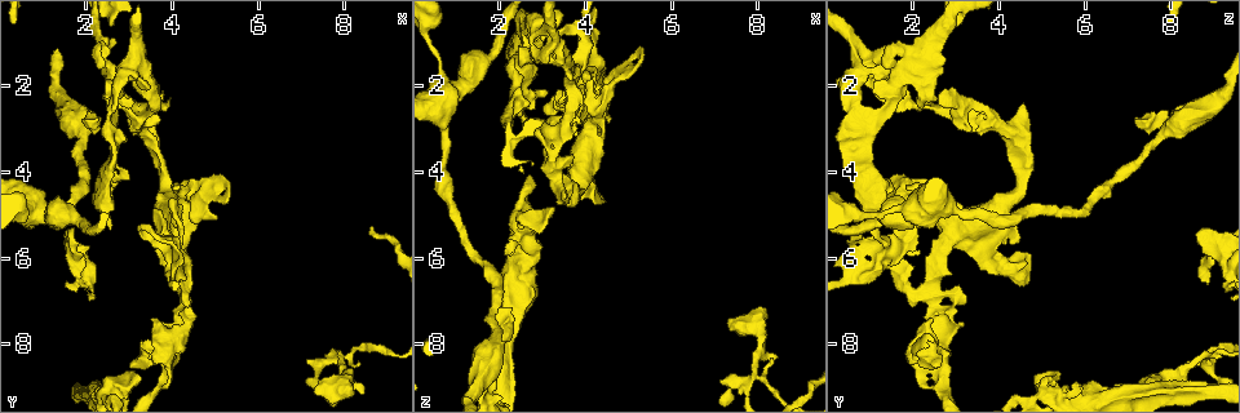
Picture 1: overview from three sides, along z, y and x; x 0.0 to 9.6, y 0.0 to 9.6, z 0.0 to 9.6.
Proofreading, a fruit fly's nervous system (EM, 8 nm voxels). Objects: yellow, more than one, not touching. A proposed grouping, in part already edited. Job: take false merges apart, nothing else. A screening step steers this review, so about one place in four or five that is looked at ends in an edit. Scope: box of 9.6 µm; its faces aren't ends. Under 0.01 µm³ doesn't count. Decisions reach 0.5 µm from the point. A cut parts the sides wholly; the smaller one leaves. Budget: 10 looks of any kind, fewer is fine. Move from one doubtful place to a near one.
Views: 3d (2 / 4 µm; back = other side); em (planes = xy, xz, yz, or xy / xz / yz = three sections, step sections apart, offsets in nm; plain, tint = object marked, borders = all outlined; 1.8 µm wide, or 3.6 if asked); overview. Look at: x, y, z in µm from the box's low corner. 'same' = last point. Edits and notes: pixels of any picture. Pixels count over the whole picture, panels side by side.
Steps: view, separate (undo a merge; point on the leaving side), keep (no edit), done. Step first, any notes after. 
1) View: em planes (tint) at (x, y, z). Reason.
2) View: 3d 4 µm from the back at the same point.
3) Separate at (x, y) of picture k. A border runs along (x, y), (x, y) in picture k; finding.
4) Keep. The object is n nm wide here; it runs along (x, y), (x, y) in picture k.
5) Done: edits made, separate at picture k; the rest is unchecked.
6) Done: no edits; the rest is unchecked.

View: 3d 4 µm at (4.15, 6.00, 1.50). Two arms at a narrow angle.

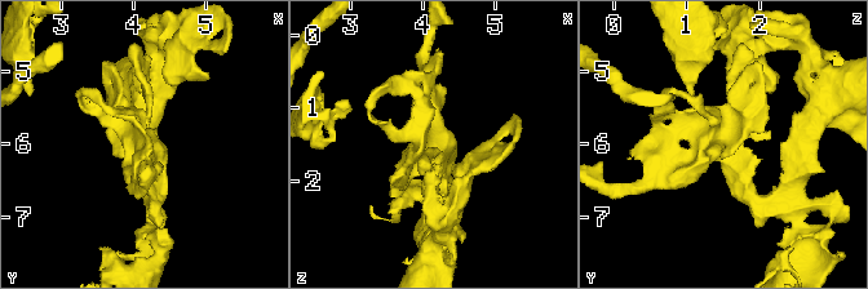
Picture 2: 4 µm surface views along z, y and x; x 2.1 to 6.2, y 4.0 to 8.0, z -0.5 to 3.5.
View: em planes (borders) at (4.20, 6.00, 1.55). Shape alone is not enough.

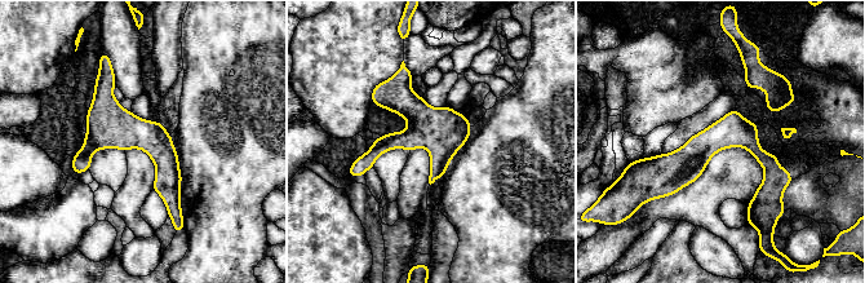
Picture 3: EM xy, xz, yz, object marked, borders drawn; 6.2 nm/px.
Keep. It runs along (102, 79), (167, 162), (177, 213) in picture 3; all the same neuron.

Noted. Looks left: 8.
View: 3d 2 µm at (3.20, 2.80, 3.70). Three arms meet.

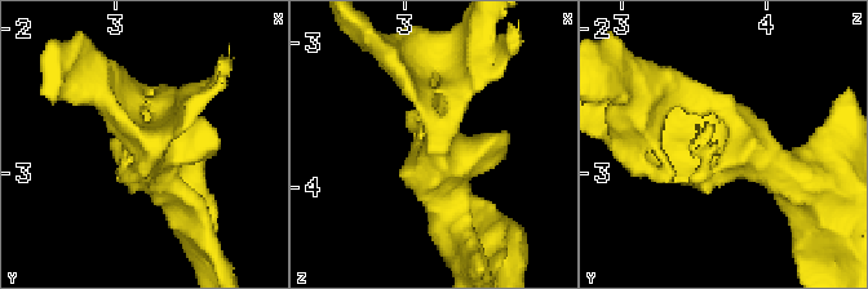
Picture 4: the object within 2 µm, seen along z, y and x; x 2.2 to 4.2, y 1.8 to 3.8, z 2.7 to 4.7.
View: em xz step 16 (tint) at (3.22, 2.74, 3.76). Shape alone is not enough.

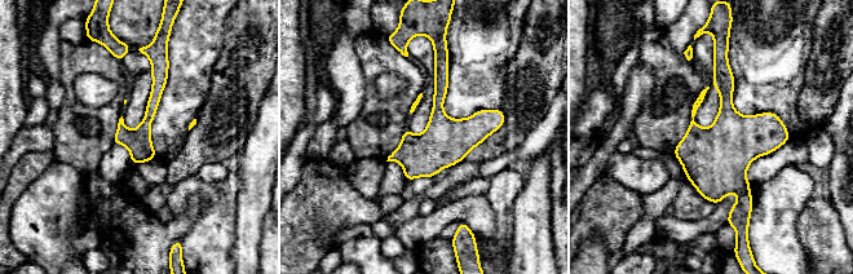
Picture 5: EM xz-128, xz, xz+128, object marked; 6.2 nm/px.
View: em planes (borders) at the same point.

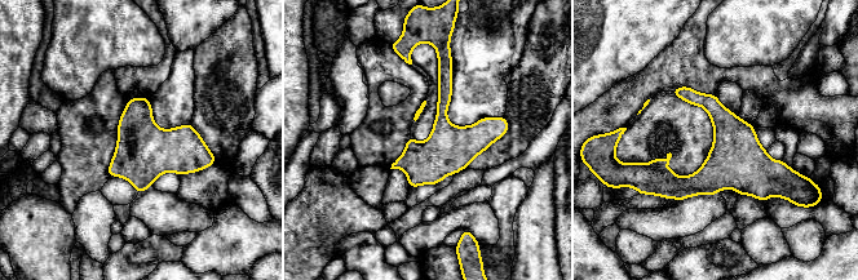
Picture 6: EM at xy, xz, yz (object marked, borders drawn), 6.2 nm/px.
Keep. It runs along (645, 169), (667, 183), (788, 172) in picture 6; continuous, no second neuron.

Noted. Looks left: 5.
View: em planes (tint) at (2.00, 3.15, 7.85). Branch point.

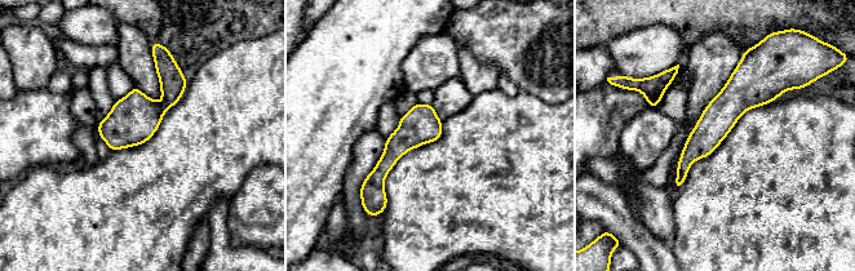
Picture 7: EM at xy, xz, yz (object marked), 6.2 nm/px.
Separate at (172, 81) of picture 7. A border runs along (163, 101), (168, 107) in picture 7; a second neuron is stuck on.

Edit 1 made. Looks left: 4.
View: 3d 2 µm from the back at (2.40, 4.30, 1.05). Branch point.

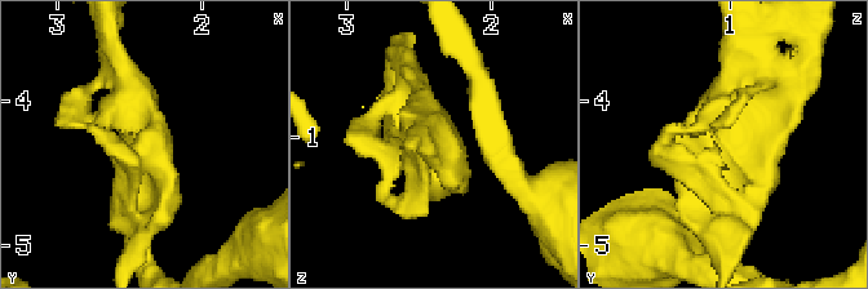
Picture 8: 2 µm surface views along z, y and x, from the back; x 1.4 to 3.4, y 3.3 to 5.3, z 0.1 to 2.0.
View: em yz step 8 (tint) at (2.38, 4.24, 1.08).

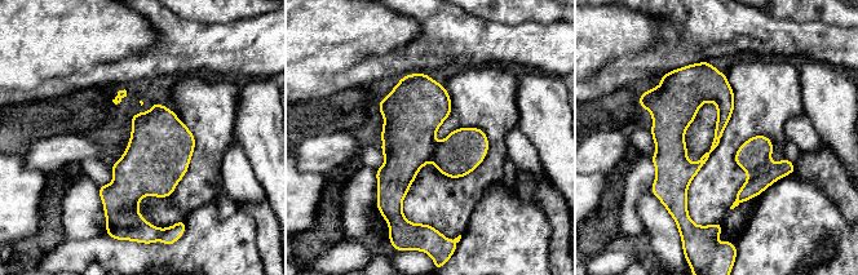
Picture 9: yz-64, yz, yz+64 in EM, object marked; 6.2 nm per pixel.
Keep. It runs along (691, 67), (673, 106), (684, 205) in picture 9; continuous, no second neuron.

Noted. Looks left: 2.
Done: edits made, separate at picture 7; the rest is unchecked.

